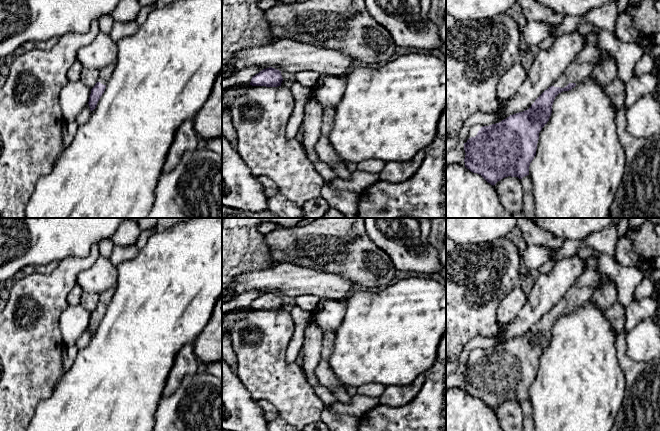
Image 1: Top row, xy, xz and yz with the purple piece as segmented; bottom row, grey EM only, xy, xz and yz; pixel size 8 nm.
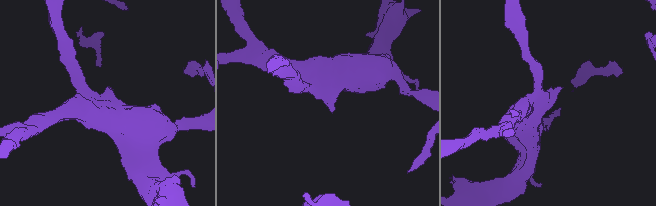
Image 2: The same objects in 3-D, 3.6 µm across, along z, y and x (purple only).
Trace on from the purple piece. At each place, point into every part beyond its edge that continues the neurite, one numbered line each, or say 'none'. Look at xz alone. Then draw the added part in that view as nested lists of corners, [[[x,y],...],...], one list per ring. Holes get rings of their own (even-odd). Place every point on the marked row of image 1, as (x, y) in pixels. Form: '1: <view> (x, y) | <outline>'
none

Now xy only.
1: xy (105, 74) | [[[111,64],[109,66],[105,67],[104,69],[102,69],[100,71],[97,82],[100,82],[103,85],[107,85],[112,73],[113,73],[114,67],[115,67],[115,64]]]

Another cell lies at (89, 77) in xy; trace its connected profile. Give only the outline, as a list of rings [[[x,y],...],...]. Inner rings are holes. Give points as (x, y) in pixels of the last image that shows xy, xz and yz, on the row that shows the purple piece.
[[[83,68],[80,73],[80,81],[92,89],[98,81],[99,74],[98,70]]]

